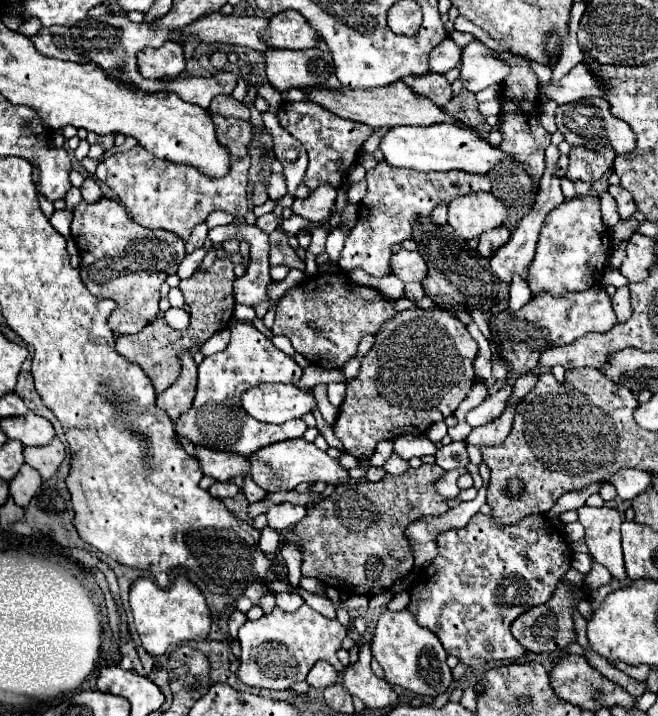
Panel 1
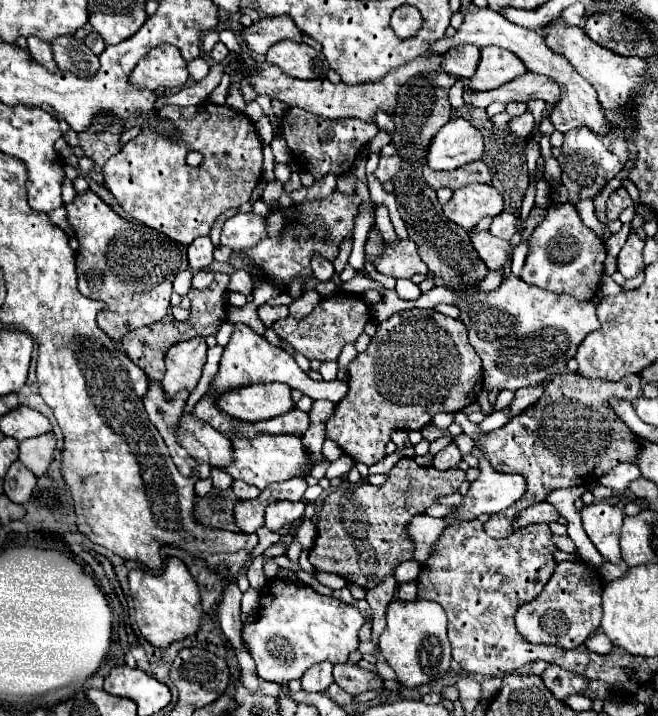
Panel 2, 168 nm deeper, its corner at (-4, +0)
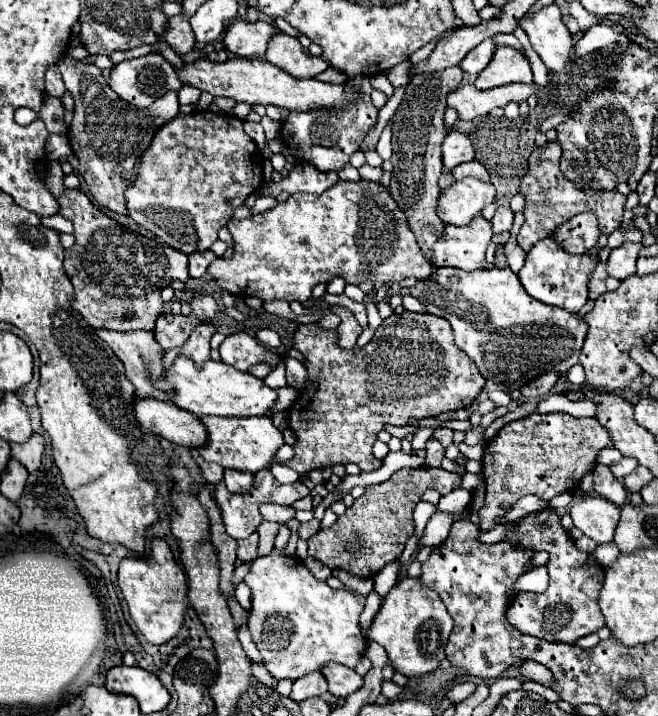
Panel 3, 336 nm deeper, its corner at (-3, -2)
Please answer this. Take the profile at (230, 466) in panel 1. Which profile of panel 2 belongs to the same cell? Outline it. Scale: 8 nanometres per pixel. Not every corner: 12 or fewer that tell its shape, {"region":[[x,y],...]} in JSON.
{"region":[[190,414],[176,436],[196,462],[226,468],[232,442]]}

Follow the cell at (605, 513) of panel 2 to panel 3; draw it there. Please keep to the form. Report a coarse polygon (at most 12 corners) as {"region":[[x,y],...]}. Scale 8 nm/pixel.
{"region":[[585,496],[569,508],[573,524],[597,544],[613,540],[619,506]]}

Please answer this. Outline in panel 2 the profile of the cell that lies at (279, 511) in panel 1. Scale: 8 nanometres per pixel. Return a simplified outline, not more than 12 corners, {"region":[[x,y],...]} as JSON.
{"region":[[272,502],[266,528],[272,532],[304,516],[304,502]]}

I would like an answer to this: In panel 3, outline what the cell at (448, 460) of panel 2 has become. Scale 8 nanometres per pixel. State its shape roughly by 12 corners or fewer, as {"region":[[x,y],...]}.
{"region":[[435,438],[427,442],[425,464],[437,466],[443,460],[443,448]]}

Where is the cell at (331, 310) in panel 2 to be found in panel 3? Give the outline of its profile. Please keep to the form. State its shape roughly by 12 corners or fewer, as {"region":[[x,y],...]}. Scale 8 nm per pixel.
{"region":[[331,308],[341,316],[339,346],[353,348],[361,326],[347,308]]}

